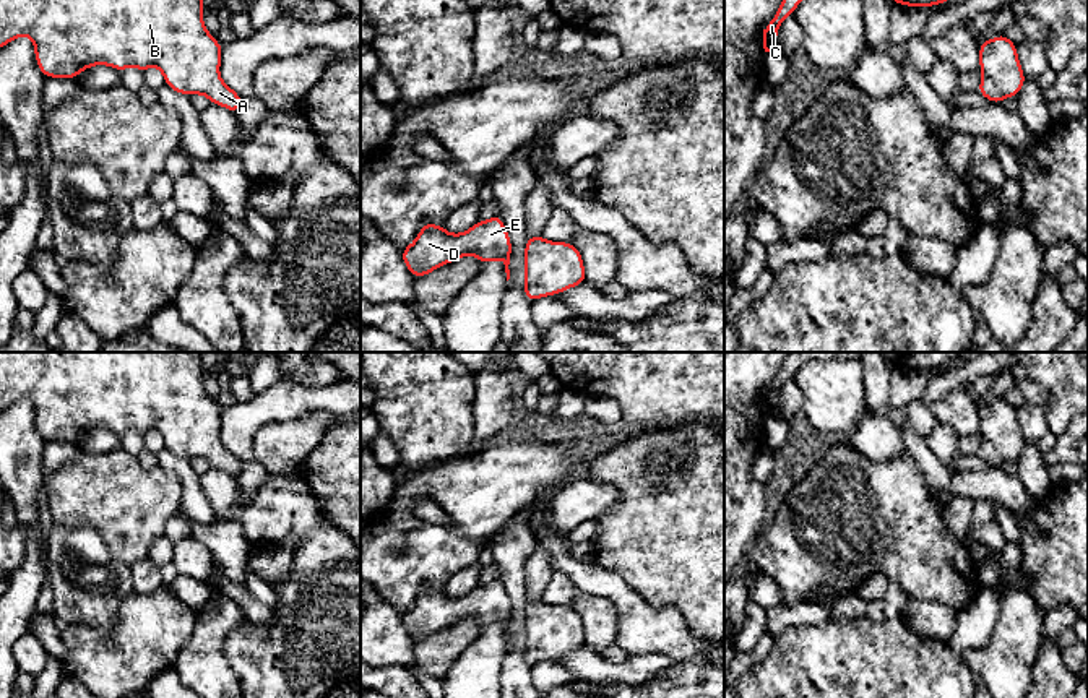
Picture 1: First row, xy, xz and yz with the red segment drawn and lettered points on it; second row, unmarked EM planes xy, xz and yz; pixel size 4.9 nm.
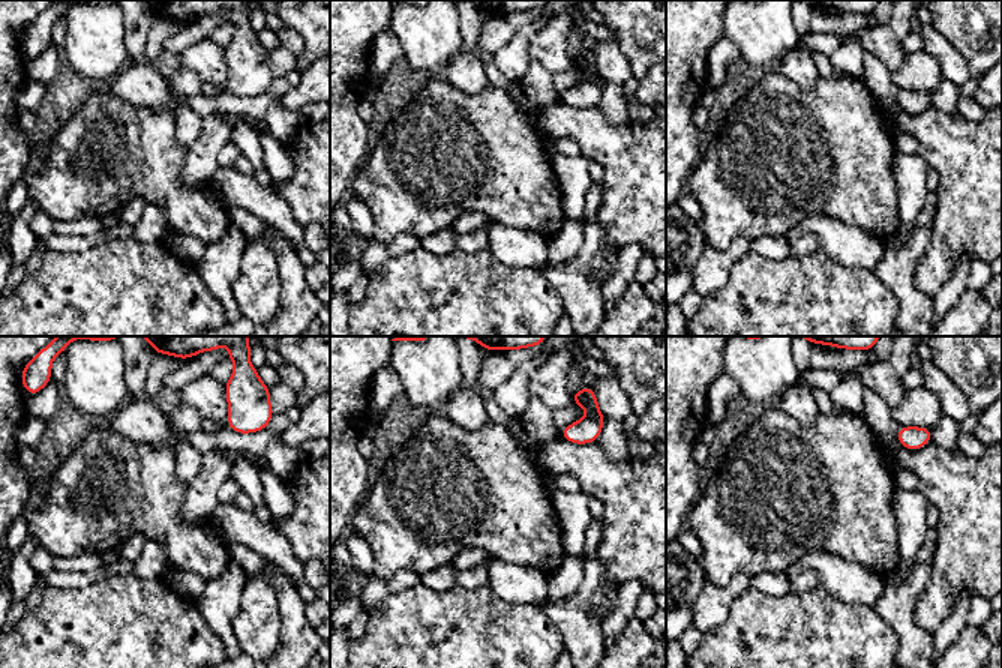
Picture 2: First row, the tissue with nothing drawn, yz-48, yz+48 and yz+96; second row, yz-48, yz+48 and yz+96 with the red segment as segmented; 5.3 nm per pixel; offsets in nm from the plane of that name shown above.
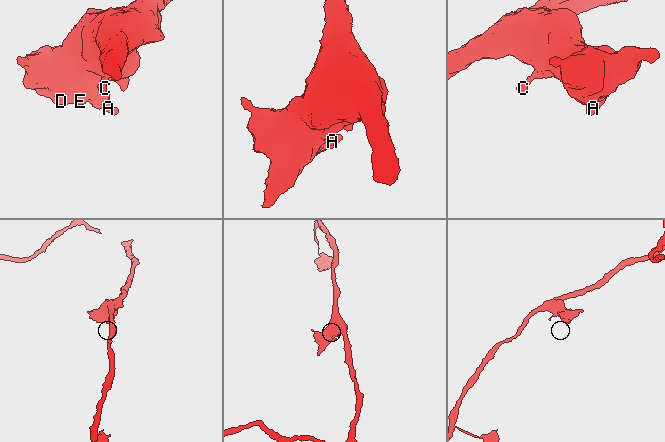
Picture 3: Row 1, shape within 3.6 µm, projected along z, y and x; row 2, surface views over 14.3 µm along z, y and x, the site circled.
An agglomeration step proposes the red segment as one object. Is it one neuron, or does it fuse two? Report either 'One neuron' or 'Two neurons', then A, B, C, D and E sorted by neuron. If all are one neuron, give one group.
One neuron. Groups: A B C D E

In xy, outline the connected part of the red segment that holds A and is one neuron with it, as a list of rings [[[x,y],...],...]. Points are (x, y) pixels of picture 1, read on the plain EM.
[[[0,352],[0,412],[19,399],[34,406],[36,427],[45,442],[75,443],[94,429],[109,429],[117,435],[158,430],[164,448],[175,456],[205,458],[211,467],[239,477],[244,463],[219,440],[222,409],[203,386],[201,352]]]

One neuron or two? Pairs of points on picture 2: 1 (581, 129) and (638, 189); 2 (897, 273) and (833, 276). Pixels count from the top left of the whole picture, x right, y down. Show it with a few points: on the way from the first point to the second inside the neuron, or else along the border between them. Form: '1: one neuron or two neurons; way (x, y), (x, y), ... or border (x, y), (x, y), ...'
1: one neuron; way (596, 141), (629, 174)
2: two neurons; border (872, 270), (891, 291), (897, 303)

